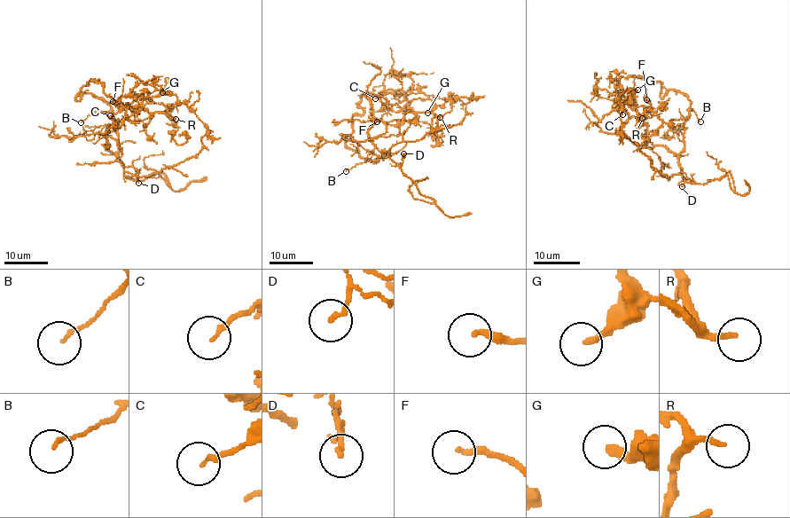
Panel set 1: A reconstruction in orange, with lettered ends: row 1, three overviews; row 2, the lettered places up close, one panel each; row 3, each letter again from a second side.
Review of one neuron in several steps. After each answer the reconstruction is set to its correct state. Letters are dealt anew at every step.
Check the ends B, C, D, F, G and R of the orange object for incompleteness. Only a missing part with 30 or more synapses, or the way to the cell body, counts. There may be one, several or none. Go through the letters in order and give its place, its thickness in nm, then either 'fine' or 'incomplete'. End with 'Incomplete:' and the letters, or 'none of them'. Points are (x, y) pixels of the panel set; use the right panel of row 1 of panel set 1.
B: place (700, 121); calibre 90 nm; fine
C: place (622, 114); calibre 140 nm; fine
D: place (682, 186); calibre 150 nm; fine
F: place (646, 99); calibre 200 nm; fine
G: place (637, 90); calibre 240 nm; incomplete
R: place (642, 118); calibre 180 nm; incomplete
Incomplete: G, R

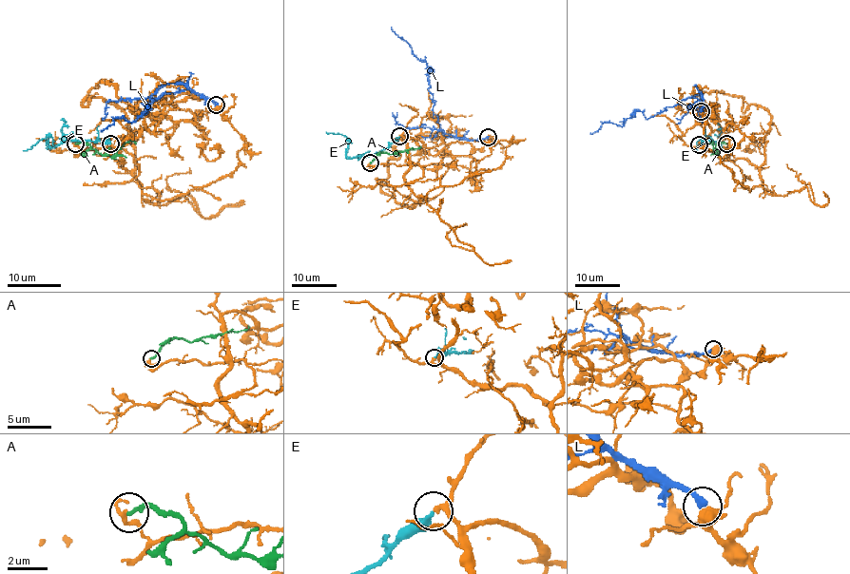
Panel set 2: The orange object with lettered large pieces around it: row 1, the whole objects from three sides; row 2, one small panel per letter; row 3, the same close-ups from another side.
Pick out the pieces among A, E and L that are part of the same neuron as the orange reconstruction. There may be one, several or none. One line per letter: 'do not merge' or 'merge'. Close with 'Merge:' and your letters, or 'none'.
A: do not merge
E: merge
L: do not merge
Merge: E

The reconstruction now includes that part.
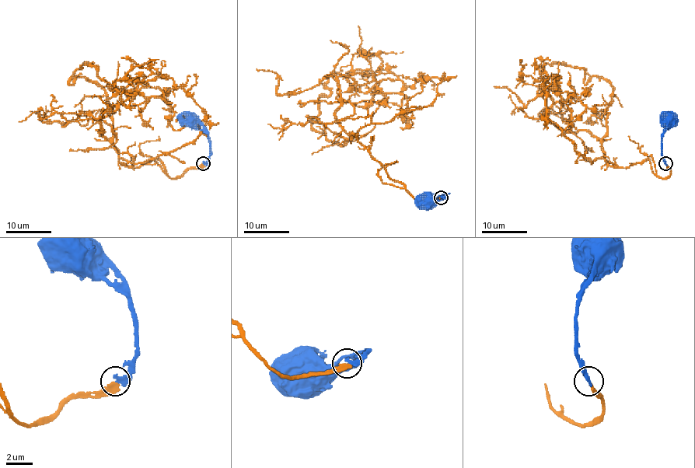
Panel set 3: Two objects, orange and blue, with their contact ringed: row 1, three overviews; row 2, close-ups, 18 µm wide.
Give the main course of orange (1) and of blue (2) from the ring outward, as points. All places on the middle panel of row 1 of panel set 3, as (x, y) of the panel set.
1: (441, 197), (419, 202), (336, 117), (339, 76), (402, 95), (408, 117), (408, 101), (423, 90), (413, 78)
2: (441, 197), (448, 193), (441, 195), (431, 205), (427, 202)

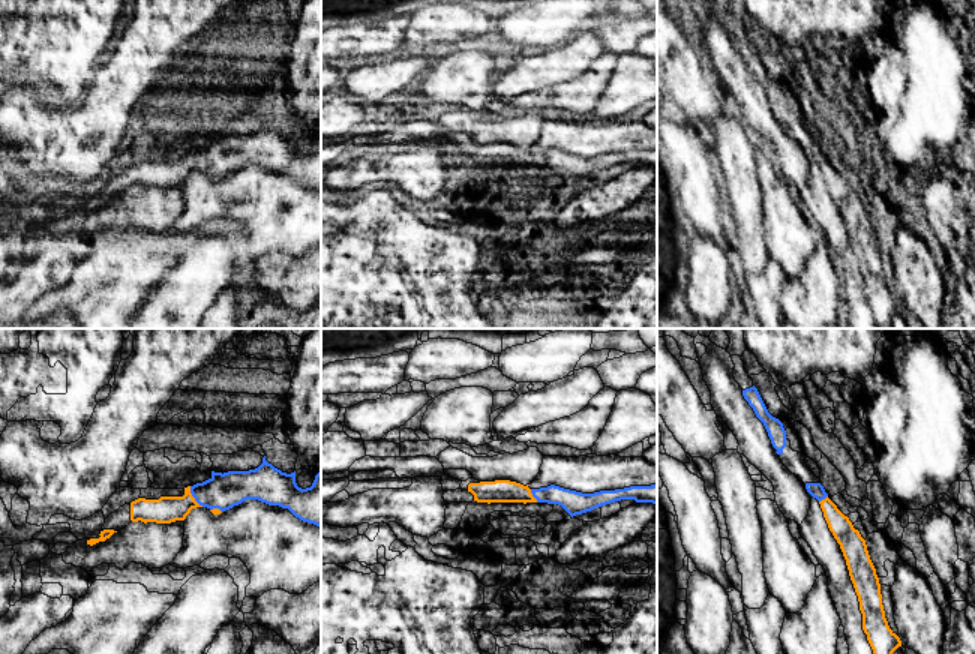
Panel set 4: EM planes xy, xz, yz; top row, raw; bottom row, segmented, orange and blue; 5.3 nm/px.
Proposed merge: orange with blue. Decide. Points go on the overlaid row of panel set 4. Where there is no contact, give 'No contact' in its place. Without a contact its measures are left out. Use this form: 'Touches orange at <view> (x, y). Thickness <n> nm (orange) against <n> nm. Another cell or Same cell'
Touches orange at xy (192, 497). Thickness 140 nm (orange) against 190 nm. Same cell

